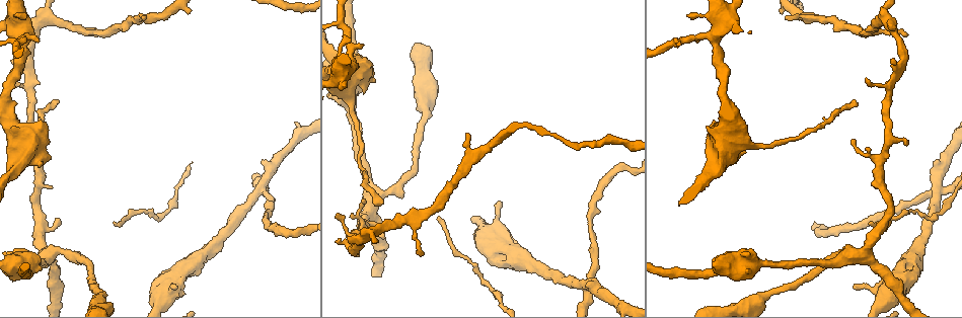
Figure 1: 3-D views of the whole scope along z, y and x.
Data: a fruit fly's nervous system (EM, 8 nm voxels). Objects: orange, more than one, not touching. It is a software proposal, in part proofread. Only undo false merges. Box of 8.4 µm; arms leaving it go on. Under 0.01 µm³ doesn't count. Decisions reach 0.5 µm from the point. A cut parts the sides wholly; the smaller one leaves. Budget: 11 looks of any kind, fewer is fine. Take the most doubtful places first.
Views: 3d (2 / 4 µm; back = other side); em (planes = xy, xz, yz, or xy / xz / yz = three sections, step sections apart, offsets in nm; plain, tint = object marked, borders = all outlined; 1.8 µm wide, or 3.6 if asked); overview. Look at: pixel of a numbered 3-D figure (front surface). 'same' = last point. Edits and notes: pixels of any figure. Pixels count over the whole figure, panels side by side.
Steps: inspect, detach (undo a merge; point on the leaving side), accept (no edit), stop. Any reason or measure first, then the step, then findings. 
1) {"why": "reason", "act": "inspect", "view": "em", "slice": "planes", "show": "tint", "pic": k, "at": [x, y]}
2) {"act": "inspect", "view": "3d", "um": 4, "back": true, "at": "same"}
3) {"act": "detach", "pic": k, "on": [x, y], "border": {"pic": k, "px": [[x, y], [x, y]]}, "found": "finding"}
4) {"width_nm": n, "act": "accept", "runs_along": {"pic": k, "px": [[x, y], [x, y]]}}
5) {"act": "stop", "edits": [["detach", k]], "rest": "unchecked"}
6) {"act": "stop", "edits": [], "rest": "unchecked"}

{"why": "sharp bend", "act": "inspect", "view": "em", "slice": "planes", "show": "tint", "pic": 1, "at": [937, 189]}

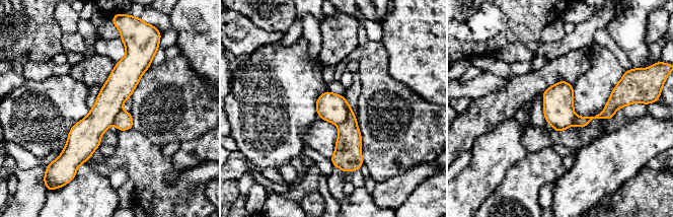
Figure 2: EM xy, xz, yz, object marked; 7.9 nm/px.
{"act": "detach", "pic": 2, "on": [349, 144], "part_leaving": {"pic": 2, "px": [[617, 89], [602, 116], [577, 122]]}, "found": "a second neuron is stuck on"}

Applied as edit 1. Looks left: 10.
{"why": "four-way junction", "act": "inspect", "view": "3d", "um": 2, "pic": 1, "at": [714, 38]}

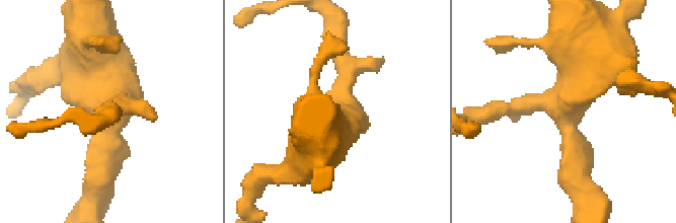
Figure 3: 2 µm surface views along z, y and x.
{"act": "inspect", "view": "em", "slice": "planes", "show": "plain", "pic": 3, "at": [562, 106]}

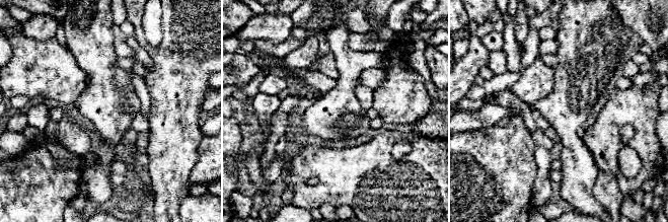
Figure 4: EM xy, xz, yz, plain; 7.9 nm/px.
{"act": "inspect", "view": "em", "slice": "planes", "show": "tint", "at": "same"}

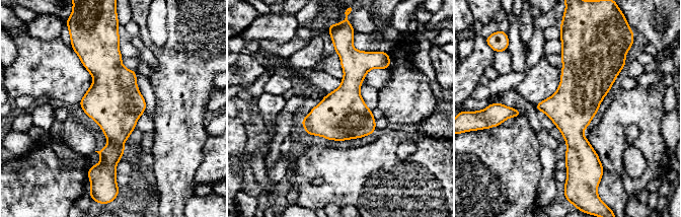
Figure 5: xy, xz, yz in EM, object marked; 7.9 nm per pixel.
{"arms": 4, "act": "accept", "found": "one neuron here"}

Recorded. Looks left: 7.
{"why": "looks like a crossing", "act": "inspect", "view": "3d", "um": 2, "pic": 1, "at": [848, 256]}

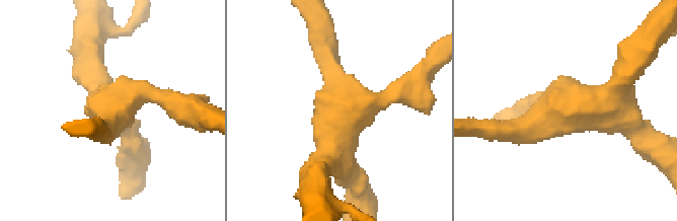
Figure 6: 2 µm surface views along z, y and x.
{"arms": 4, "act": "inspect", "view": "em", "slice": "xy", "step": 4, "show": "tint", "pic": 6, "at": [559, 108]}

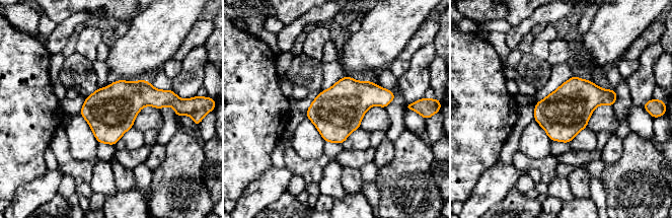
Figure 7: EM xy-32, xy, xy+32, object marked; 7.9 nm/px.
{"width_nm": 380, "act": "accept", "found": "all the same neuron"}

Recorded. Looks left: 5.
{"why": "sudden change in width", "act": "inspect", "view": "em", "um": 3.6, "slice": "planes", "show": "tint", "pic": 1, "at": [720, 161]}

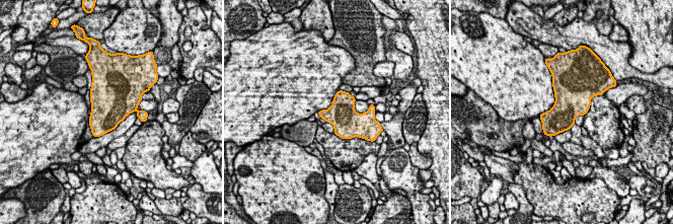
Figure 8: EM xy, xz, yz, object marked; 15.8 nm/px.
{"width_nm": 440, "act": "accept", "found": "continuous, no second neuron"}

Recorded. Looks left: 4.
{"act": "stop", "edits": [["detach", 2]], "rest": "unchecked"}

